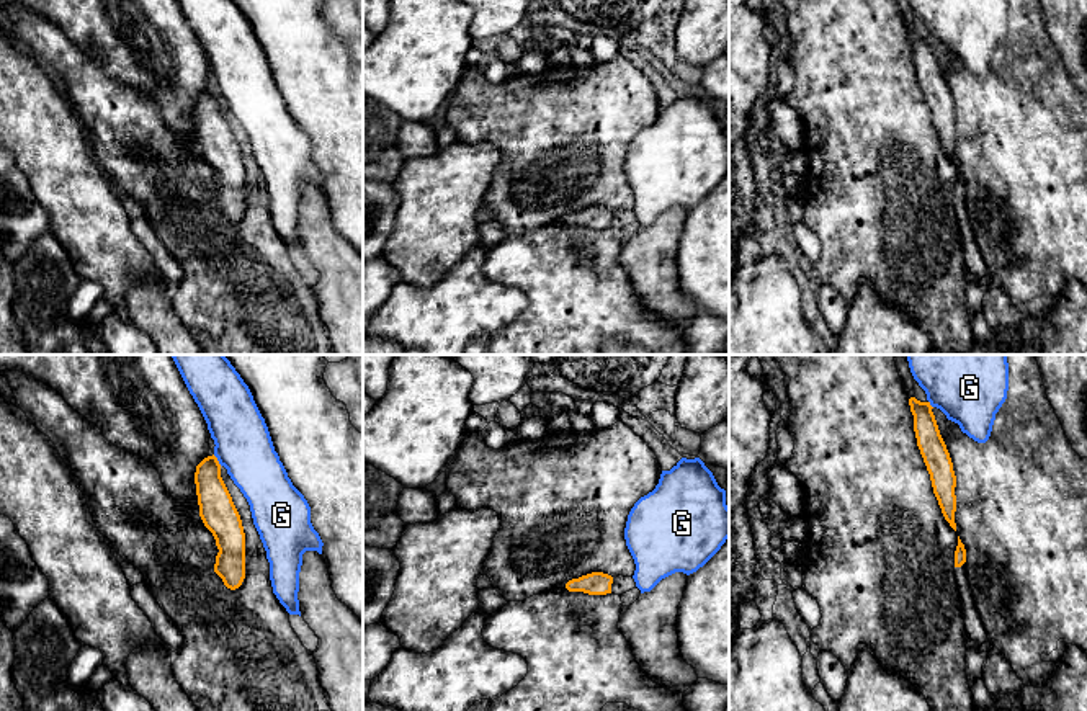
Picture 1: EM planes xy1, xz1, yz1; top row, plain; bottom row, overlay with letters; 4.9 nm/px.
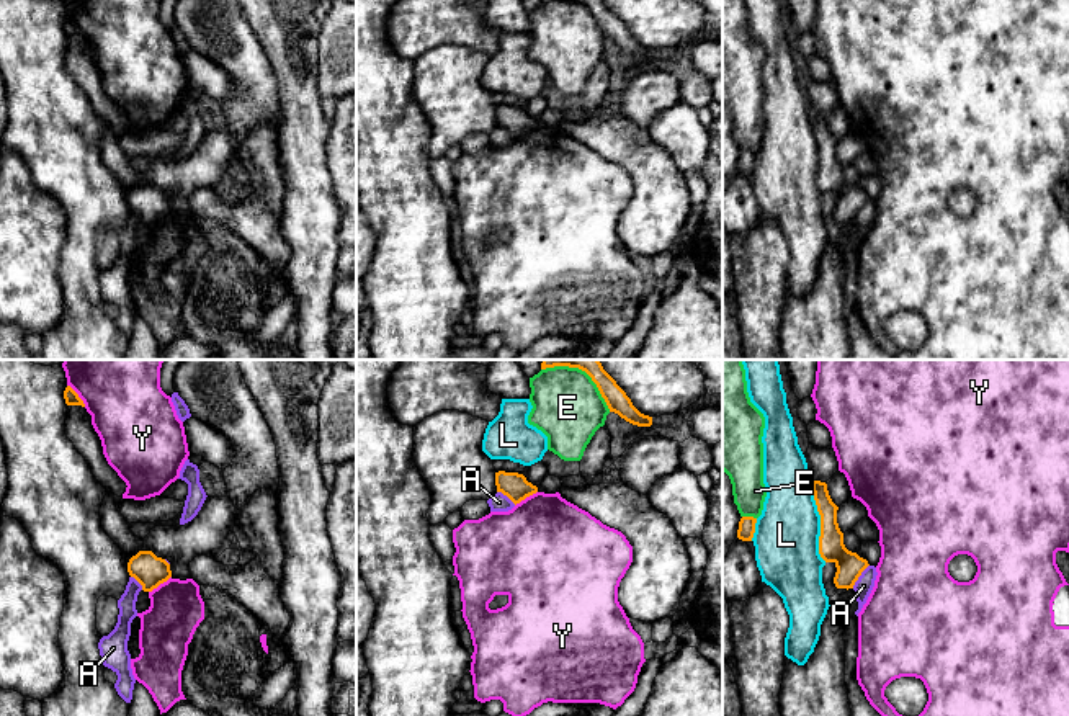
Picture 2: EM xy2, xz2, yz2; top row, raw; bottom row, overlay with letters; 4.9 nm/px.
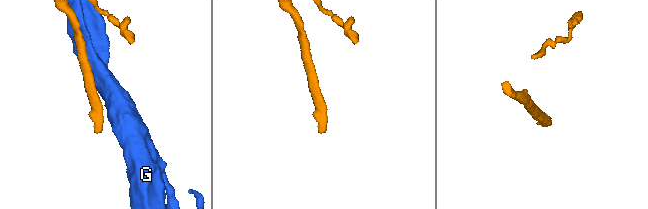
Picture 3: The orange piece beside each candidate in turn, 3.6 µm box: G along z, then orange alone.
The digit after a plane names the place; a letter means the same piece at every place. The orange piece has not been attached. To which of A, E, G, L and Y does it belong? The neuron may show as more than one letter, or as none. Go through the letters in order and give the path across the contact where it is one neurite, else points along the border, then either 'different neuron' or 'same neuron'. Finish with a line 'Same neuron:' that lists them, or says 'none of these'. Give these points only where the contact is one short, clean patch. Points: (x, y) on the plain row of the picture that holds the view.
A: along yz2 (868, 198), (852, 221) | different neuron
E: different neuron
G: different neuron
L: different neuron
Y: different neuron
Same neuron: none of these

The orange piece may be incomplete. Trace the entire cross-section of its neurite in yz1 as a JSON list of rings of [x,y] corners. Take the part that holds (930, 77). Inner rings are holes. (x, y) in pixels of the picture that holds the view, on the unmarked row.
[[[915,31],[909,33],[914,49],[914,65],[917,80],[930,108],[933,127],[938,134],[942,147],[950,160],[956,165],[956,110],[946,78],[940,69],[930,36],[920,36]]]

